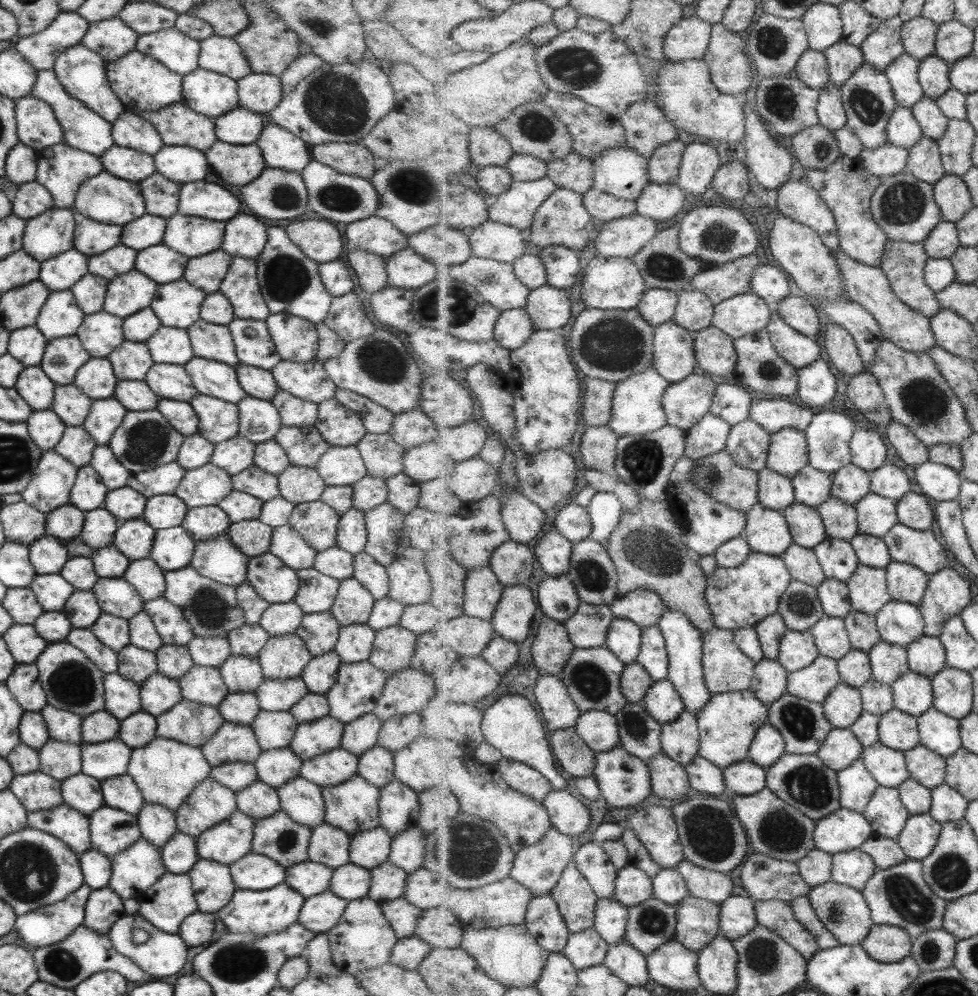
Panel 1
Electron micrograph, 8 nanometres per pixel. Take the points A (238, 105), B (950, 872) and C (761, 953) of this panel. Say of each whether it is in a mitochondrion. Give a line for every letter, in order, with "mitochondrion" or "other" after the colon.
A: other
B: mitochondrion
C: mitochondrion

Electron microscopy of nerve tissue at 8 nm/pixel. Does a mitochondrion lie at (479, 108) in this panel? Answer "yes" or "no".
yes

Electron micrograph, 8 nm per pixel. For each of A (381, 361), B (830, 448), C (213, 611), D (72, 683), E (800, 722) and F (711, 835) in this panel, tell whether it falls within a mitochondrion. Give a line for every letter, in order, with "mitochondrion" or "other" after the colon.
A: mitochondrion
B: mitochondrion
C: mitochondrion
D: mitochondrion
E: mitochondrion
F: mitochondrion

